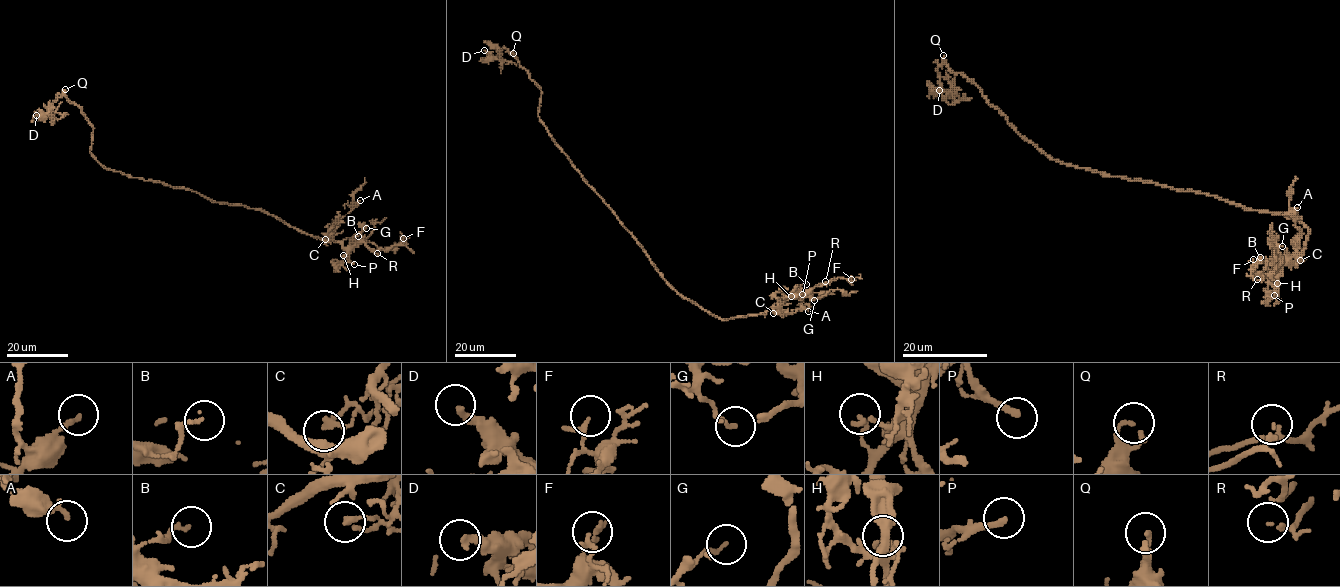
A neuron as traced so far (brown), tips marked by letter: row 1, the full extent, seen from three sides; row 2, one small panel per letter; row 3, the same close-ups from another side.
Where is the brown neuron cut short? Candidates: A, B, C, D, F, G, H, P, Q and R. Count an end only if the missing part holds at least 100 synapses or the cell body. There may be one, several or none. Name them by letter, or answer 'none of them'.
P

